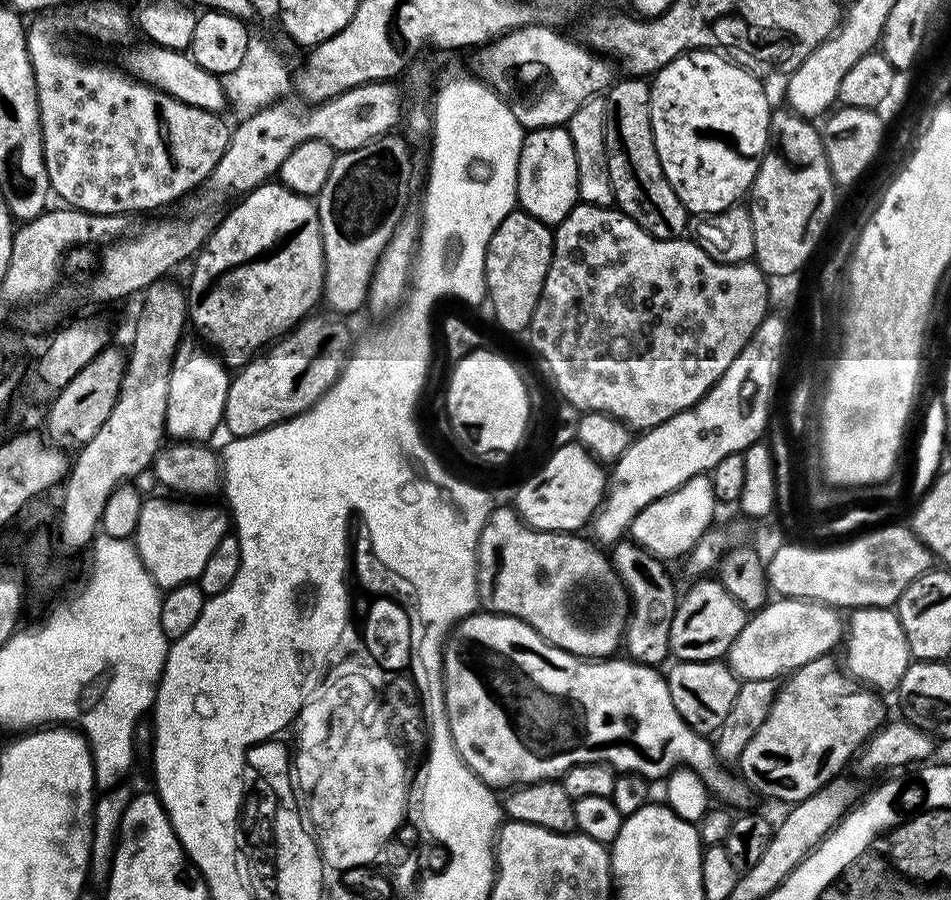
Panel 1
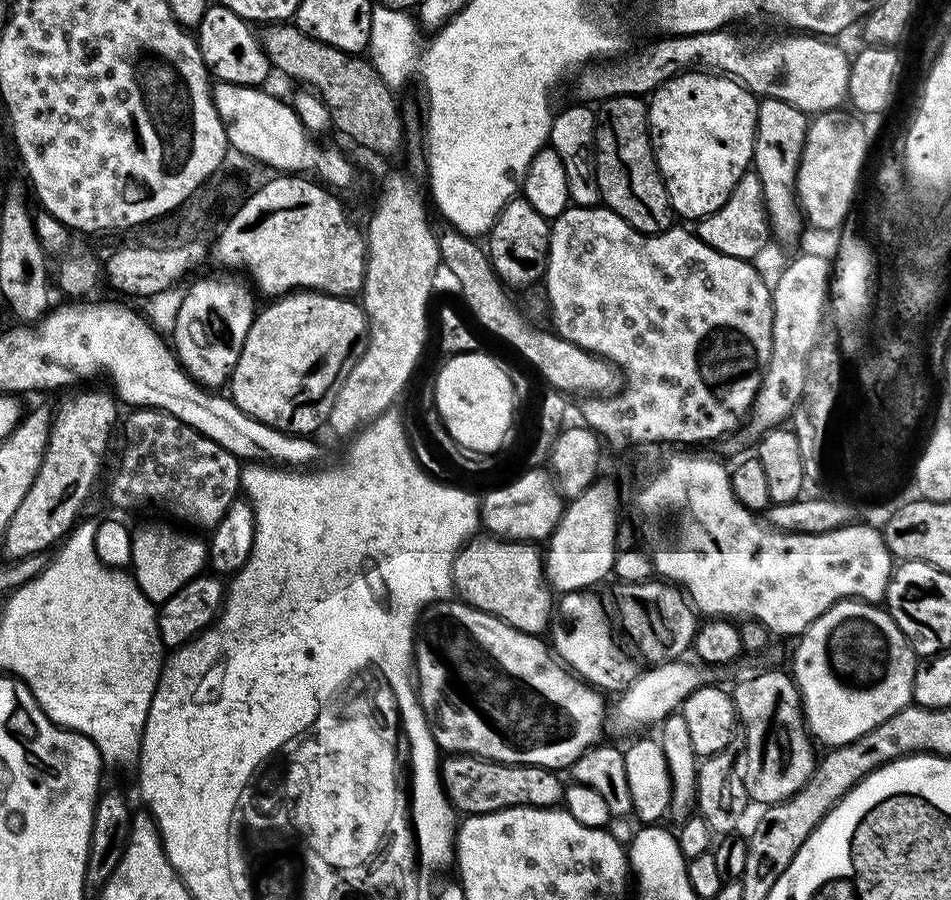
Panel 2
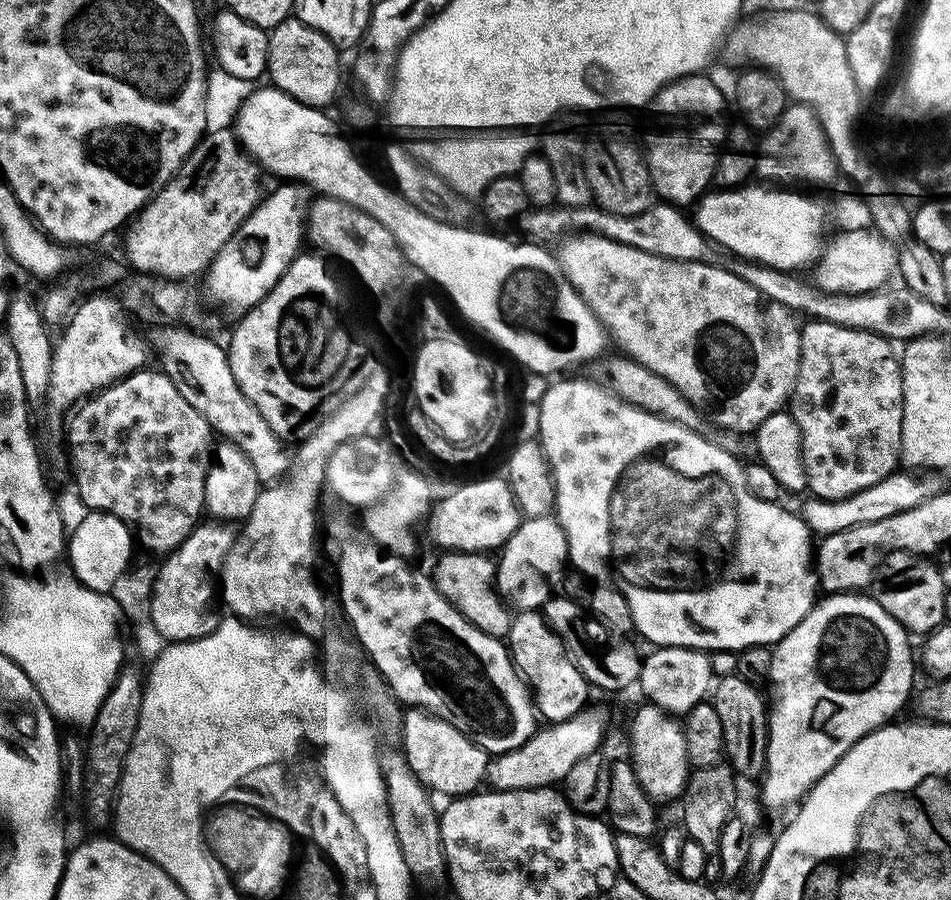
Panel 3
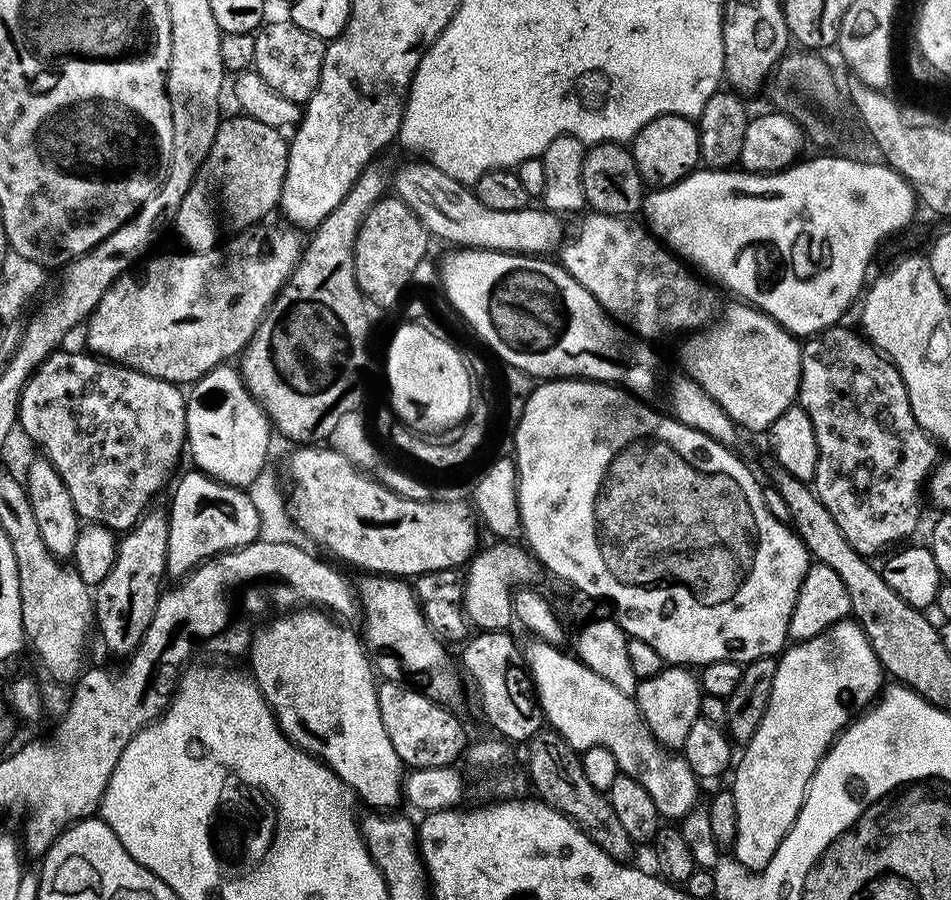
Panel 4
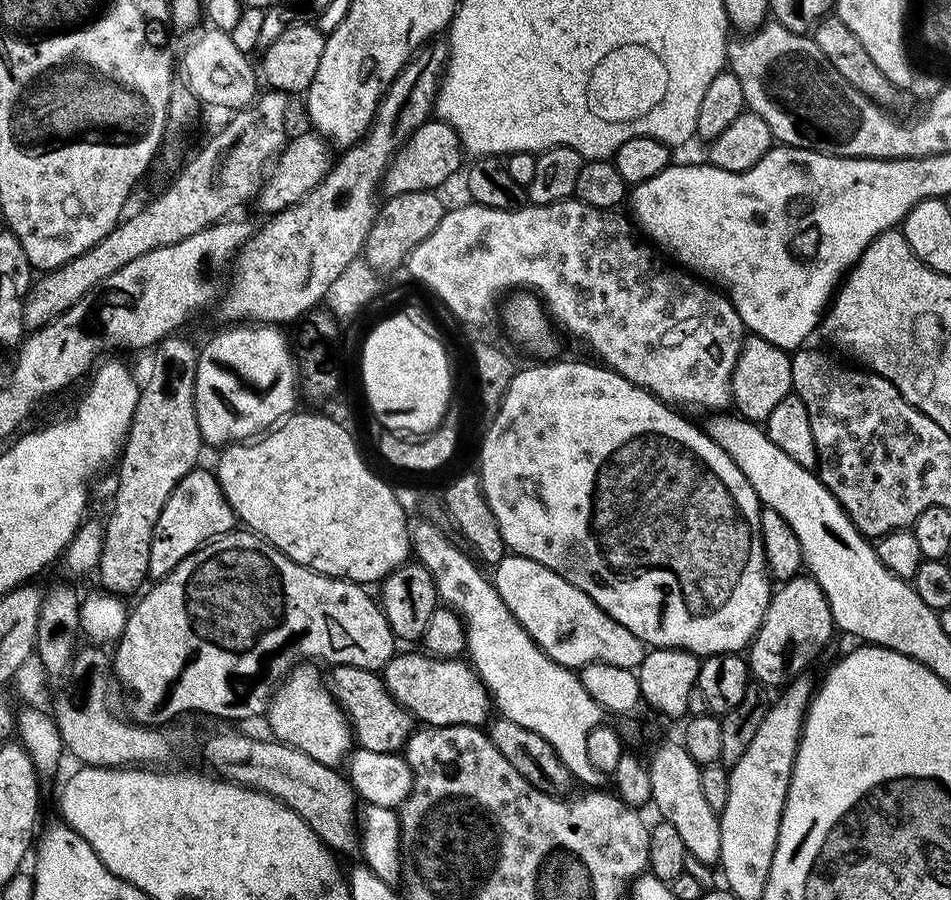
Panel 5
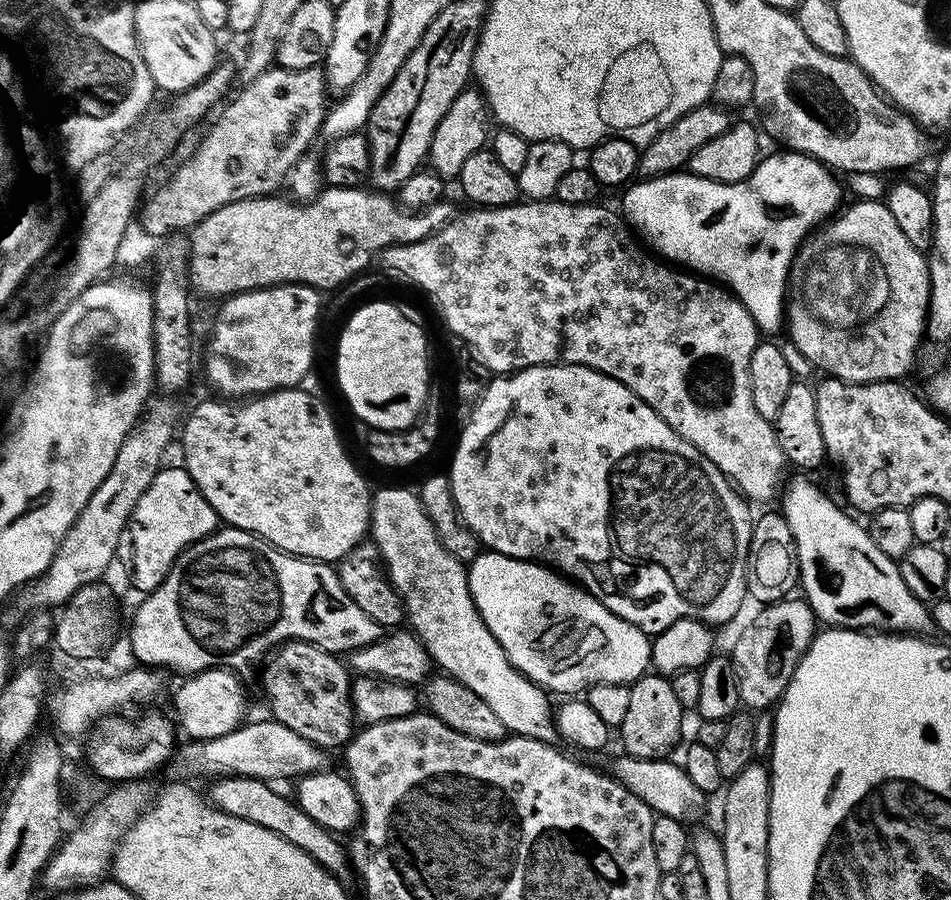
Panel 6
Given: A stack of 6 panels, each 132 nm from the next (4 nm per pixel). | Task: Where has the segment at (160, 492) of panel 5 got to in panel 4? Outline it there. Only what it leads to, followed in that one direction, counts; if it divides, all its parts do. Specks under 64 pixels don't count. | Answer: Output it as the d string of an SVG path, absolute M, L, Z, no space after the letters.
M151 509L141 517L135 527L129 529L117 545L116 560L111 572L95 589L95 623L104 631L104 640L112 648L121 648L125 654L131 653L141 642L156 612L156 603L162 595L160 582L167 573L168 517L165 511Z

